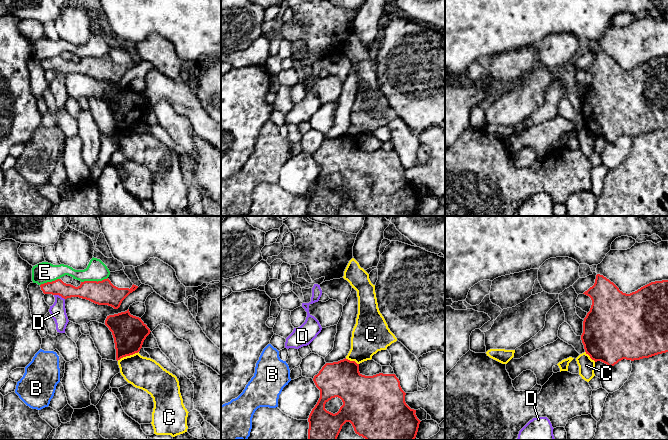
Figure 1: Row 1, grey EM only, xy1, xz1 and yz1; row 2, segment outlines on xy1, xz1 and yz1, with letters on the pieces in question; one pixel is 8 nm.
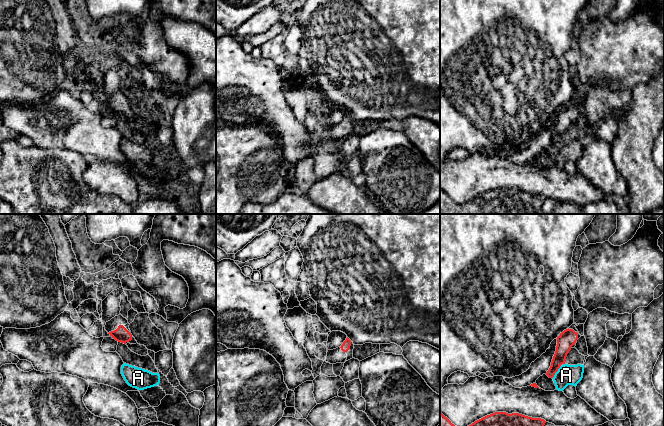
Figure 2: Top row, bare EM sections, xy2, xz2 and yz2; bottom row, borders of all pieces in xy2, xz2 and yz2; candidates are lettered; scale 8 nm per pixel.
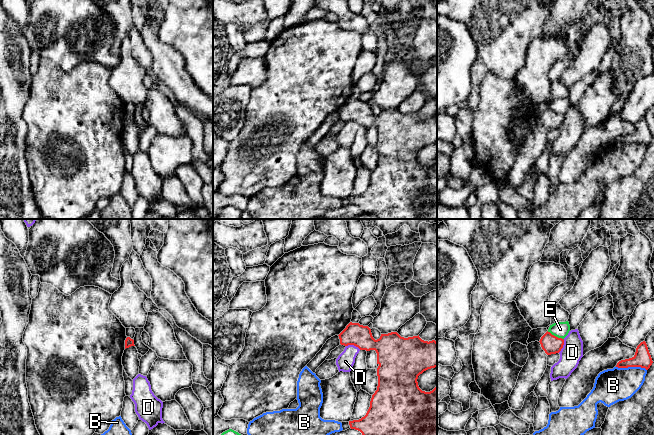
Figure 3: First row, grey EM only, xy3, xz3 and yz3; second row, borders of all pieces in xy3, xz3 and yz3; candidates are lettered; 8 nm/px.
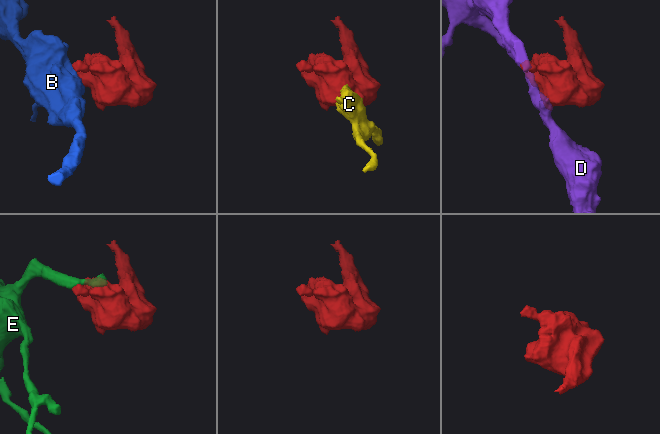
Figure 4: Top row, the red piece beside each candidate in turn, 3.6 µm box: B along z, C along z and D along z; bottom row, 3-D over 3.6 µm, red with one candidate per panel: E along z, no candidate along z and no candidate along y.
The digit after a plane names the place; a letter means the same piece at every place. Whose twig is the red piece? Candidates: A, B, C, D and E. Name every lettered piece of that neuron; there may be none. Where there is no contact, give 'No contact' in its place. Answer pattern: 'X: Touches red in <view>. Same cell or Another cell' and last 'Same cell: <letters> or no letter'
A: Touches red in yz2. Another cell
B: Touches red in yz3. Another cell
C: Touches red in xy1. Another cell
D: Touches red in xz3. Another cell
E: Touches red in xy1. Another cell
Same cell: no letter

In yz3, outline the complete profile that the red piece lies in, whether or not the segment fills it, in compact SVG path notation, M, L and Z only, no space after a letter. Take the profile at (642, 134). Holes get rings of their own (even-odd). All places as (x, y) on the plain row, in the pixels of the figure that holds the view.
M645 117L641 118L632 134L621 136L617 139L618 144L641 143L648 146L653 137Z

